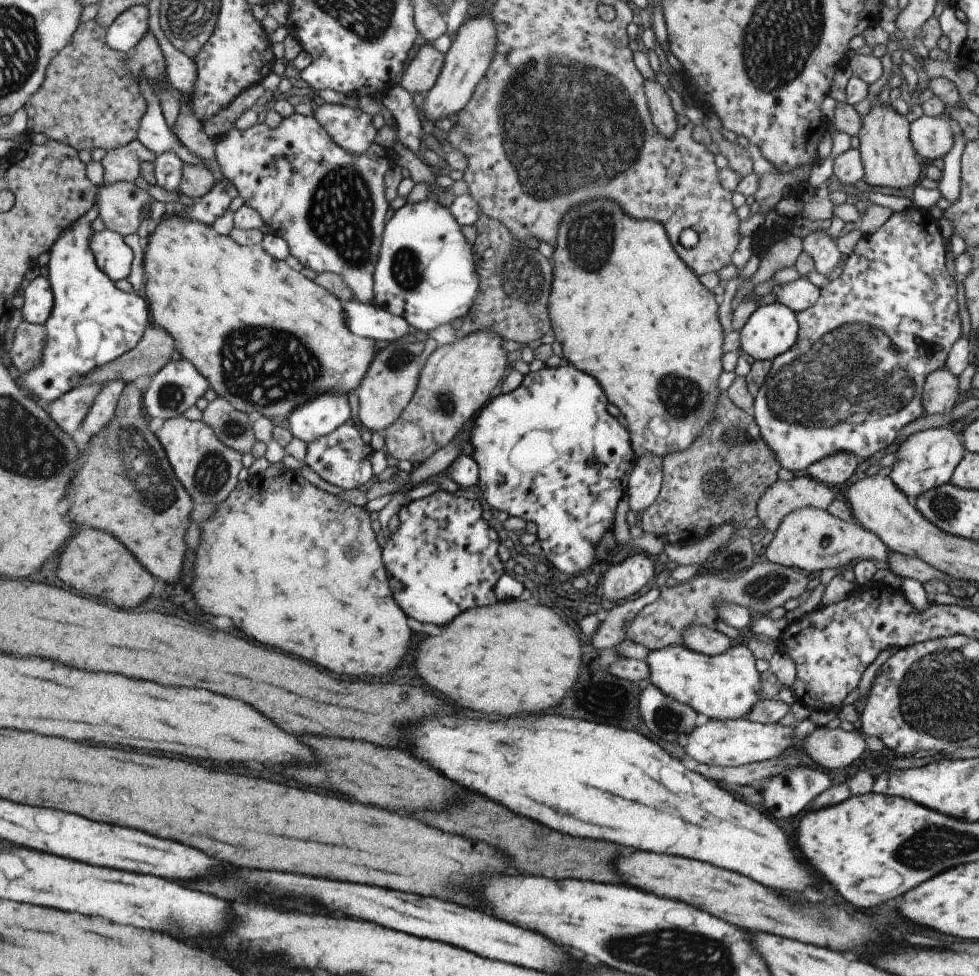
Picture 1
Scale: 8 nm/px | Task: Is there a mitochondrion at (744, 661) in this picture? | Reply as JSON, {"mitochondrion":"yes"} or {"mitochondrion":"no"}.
{"mitochondrion":"no"}

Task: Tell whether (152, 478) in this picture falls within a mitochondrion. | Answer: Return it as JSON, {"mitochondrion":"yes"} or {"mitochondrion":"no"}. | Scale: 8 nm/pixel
{"mitochondrion":"yes"}

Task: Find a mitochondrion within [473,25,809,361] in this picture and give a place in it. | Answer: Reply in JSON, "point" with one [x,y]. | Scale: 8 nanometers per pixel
{"point":[545,95]}

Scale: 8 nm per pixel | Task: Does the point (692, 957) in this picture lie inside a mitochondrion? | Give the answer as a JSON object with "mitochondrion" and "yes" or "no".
{"mitochondrion":"yes"}

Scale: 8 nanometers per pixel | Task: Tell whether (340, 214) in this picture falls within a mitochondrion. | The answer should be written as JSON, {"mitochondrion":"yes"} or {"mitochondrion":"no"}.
{"mitochondrion":"yes"}

